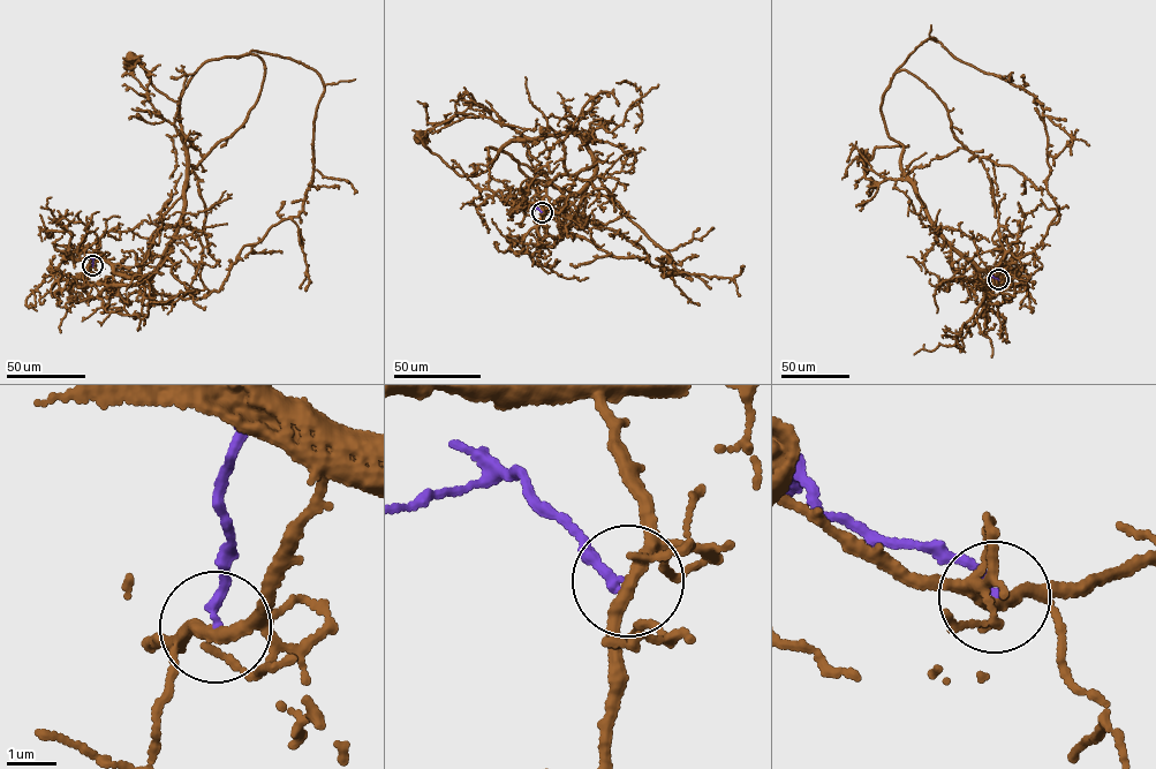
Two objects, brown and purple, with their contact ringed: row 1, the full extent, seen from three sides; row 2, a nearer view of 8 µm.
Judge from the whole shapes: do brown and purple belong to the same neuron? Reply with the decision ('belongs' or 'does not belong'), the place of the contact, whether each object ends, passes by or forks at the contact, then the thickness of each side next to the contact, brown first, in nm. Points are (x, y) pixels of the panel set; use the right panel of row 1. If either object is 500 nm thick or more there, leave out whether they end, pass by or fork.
does not belong | (998, 279) | brown passes by | purple ends | 240/200 nm

